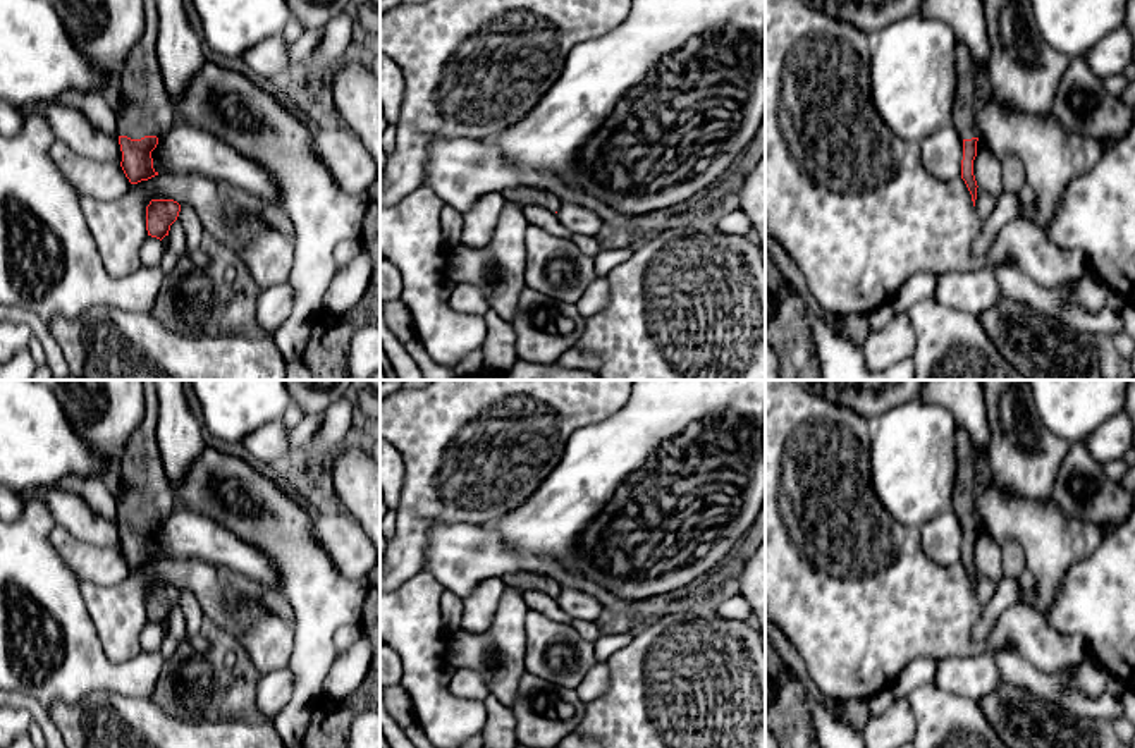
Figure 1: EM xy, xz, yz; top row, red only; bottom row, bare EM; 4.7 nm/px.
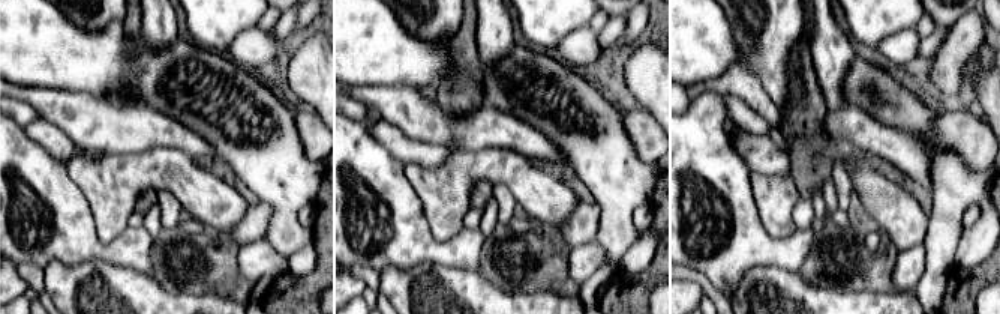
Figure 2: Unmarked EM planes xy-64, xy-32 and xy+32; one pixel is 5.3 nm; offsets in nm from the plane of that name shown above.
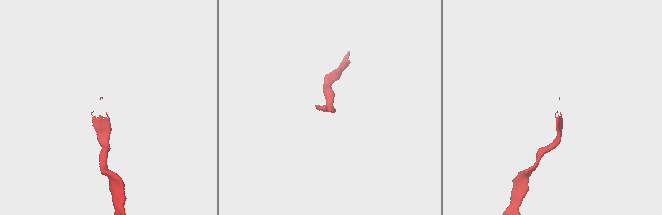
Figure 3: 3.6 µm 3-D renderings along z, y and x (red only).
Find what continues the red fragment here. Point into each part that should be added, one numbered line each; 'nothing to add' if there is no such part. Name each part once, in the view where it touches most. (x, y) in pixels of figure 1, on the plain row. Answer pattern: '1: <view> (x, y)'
1: xy (147, 496)

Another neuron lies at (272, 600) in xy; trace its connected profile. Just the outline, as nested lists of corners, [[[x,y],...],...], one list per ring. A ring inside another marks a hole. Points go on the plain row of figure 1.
[[[263,586],[255,588],[255,593],[270,614],[294,624],[294,610],[280,592]]]

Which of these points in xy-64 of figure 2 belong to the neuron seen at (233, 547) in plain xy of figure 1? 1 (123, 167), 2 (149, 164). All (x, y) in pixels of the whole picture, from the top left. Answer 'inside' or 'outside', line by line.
1: outside
2: outside

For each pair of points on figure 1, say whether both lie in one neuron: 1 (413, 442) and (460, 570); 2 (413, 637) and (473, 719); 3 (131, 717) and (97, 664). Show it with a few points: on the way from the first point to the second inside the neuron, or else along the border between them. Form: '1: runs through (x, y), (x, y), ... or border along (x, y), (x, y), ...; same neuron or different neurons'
1: border along (484, 525), (437, 523), (429, 533), (423, 559); different neurons
2: runs through (423, 661), (423, 681), (449, 707); same neuron
3: border along (148, 697), (92, 692), (74, 702); different neurons

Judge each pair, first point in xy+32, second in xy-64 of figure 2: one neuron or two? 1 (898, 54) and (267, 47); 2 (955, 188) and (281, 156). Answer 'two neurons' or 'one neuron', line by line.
1: one neuron
2: one neuron

